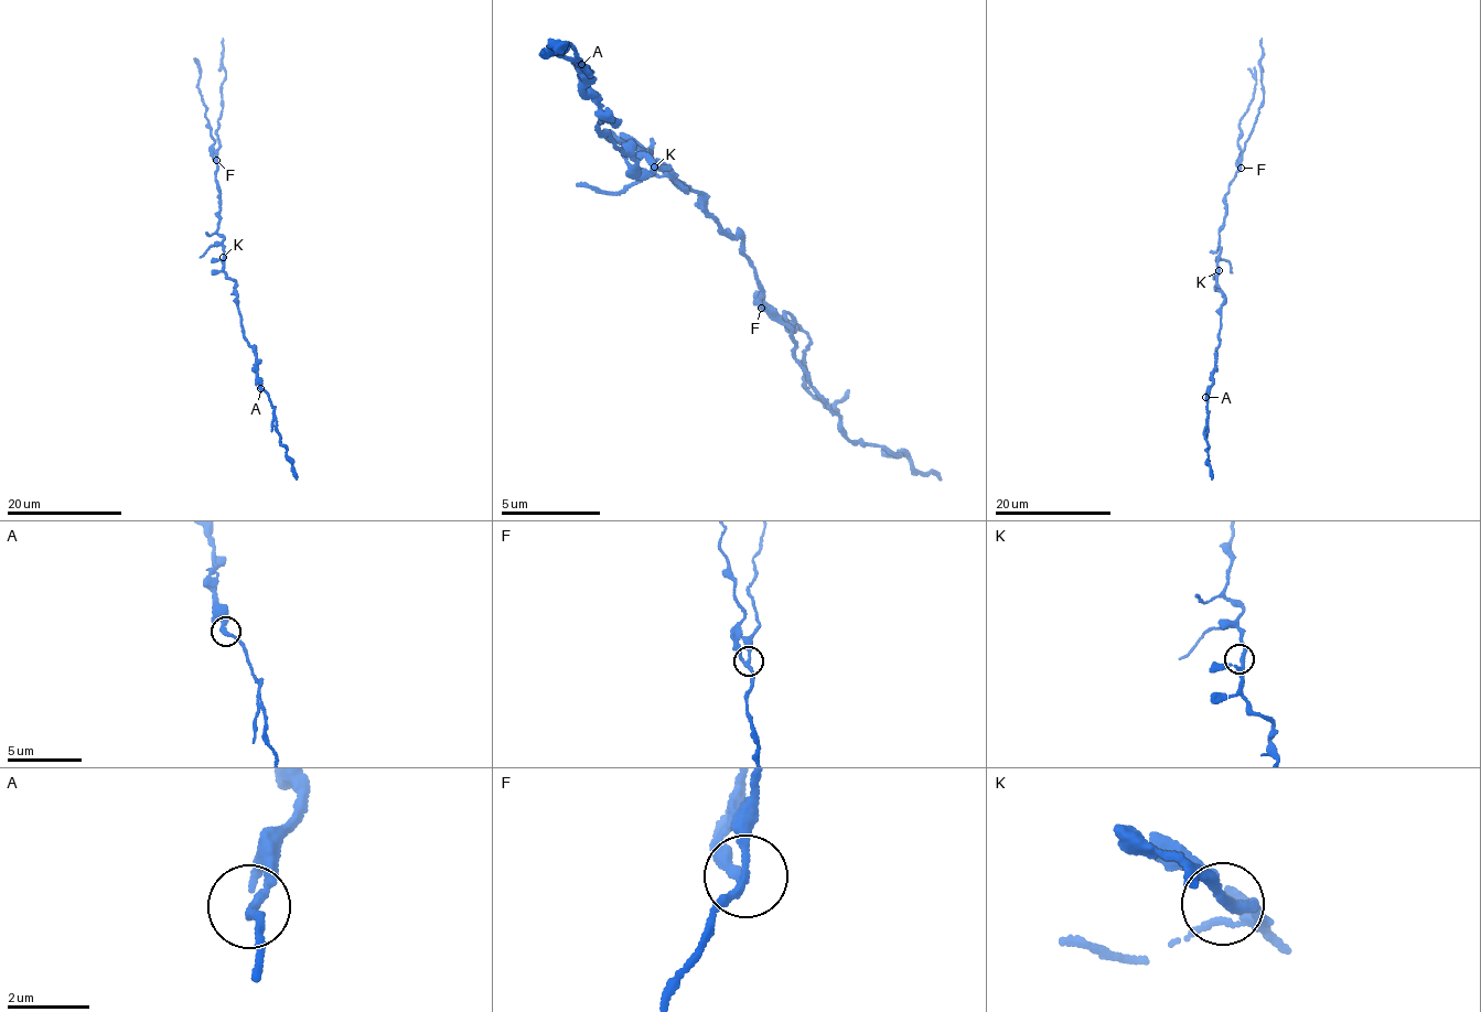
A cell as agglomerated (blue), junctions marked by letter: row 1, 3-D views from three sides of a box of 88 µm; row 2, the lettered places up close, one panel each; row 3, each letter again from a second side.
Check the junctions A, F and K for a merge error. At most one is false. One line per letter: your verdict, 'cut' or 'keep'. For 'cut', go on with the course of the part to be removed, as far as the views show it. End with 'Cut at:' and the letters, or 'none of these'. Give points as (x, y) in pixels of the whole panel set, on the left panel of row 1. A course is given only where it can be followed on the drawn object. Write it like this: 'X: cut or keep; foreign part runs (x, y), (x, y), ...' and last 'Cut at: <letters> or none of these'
A: keep
F: cut; foreign part runs (216, 159), (222, 83), (225, 74), (221, 60), (223, 39)
K: keep
Cut at: F

